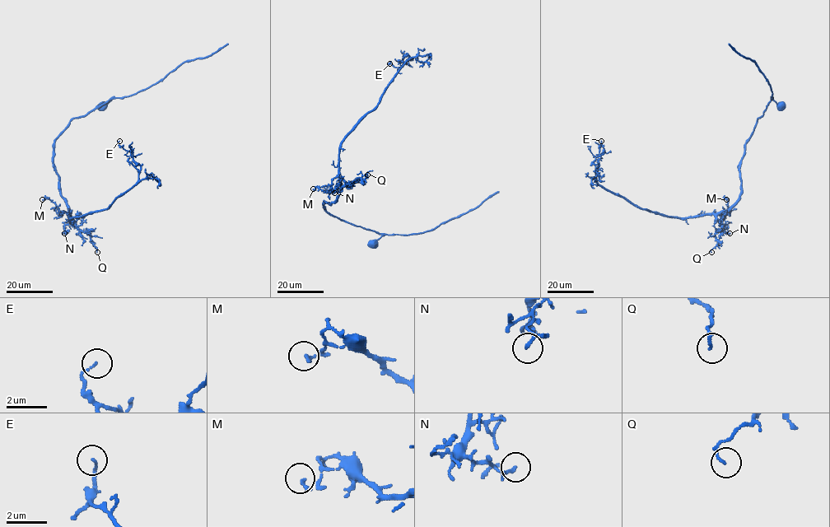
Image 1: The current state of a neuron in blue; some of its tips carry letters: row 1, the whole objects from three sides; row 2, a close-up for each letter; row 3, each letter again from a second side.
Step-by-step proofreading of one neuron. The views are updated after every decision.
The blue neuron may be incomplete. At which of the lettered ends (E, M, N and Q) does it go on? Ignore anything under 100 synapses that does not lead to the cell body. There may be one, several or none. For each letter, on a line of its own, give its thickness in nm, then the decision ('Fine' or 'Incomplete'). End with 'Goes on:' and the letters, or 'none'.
E: Thickness 110 nm. Fine
M: Thickness 140 nm. Fine
N: Thickness 110 nm. Fine
Q: Thickness 140 nm. Fine
Goes on: none

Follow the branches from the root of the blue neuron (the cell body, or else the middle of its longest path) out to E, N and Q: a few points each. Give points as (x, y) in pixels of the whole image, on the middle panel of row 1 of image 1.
E: (373, 244), (384, 234), (331, 215), (324, 204), (340, 189), (342, 141), (411, 58), (399, 67), (389, 63)
N: (373, 244), (384, 234), (324, 209), (325, 202), (336, 199), (342, 179), (345, 184), (334, 193)
Q: (373, 244), (384, 234), (346, 222), (330, 215), (324, 205), (336, 199), (342, 179), (349, 184), (367, 174)

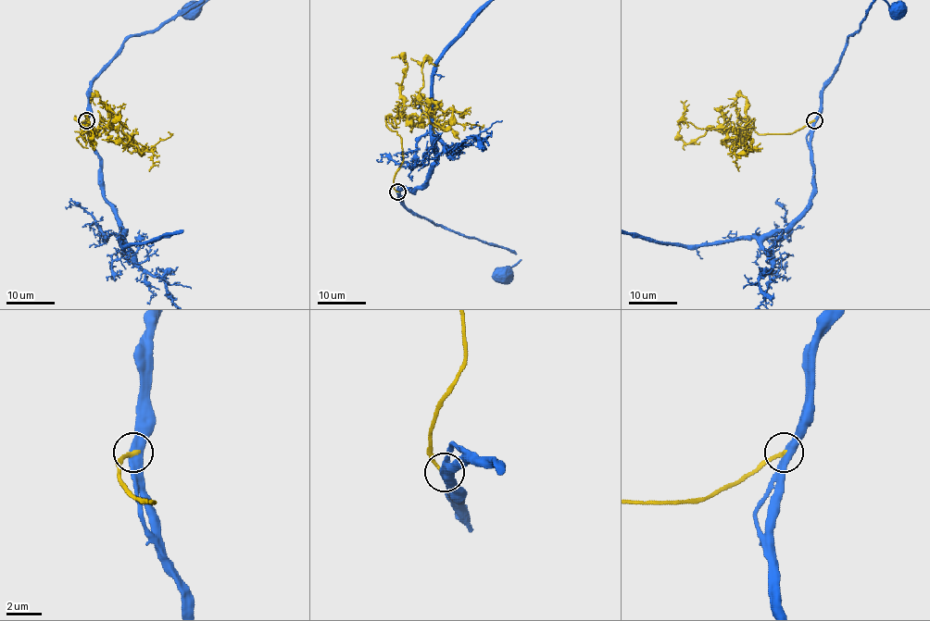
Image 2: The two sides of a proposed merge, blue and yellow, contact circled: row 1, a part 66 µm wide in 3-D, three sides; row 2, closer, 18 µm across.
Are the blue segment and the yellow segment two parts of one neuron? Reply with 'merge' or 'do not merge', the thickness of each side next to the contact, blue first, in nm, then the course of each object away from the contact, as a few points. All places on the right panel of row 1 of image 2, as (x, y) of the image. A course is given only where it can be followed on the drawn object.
do not merge | 480/200 nm | blue via (814, 119), (824, 82), (837, 65), (849, 36), (860, 29) | yellow via (814, 119), (760, 134), (740, 118), (735, 142), (747, 138), (736, 144), (732, 130), (682, 119), (681, 100)

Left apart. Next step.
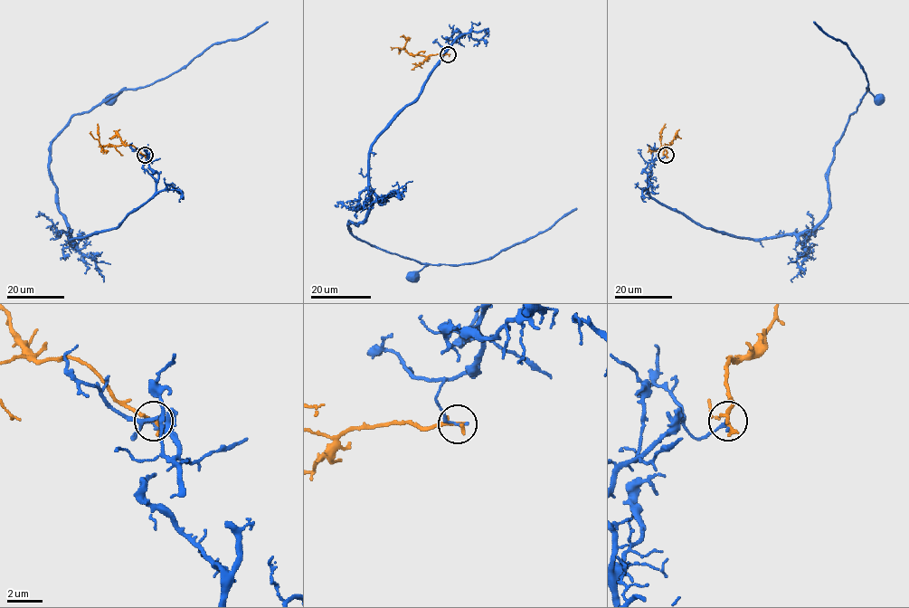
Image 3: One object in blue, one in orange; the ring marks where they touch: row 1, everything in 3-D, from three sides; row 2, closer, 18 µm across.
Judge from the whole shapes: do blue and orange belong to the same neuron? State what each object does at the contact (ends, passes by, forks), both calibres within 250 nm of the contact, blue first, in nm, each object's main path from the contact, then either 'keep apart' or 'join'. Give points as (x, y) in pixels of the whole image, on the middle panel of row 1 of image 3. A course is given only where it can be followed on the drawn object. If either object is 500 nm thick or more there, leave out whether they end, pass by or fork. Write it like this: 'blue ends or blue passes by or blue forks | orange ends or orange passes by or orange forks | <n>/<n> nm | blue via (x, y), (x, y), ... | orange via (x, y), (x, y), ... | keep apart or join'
blue ends | orange ends | 180/320 nm | blue via (448, 54), (459, 32), (375, 140), (371, 208), (348, 225), (360, 239), (428, 264), (413, 276) | orange via (448, 54), (410, 54), (401, 49), (399, 53) | keep apart

